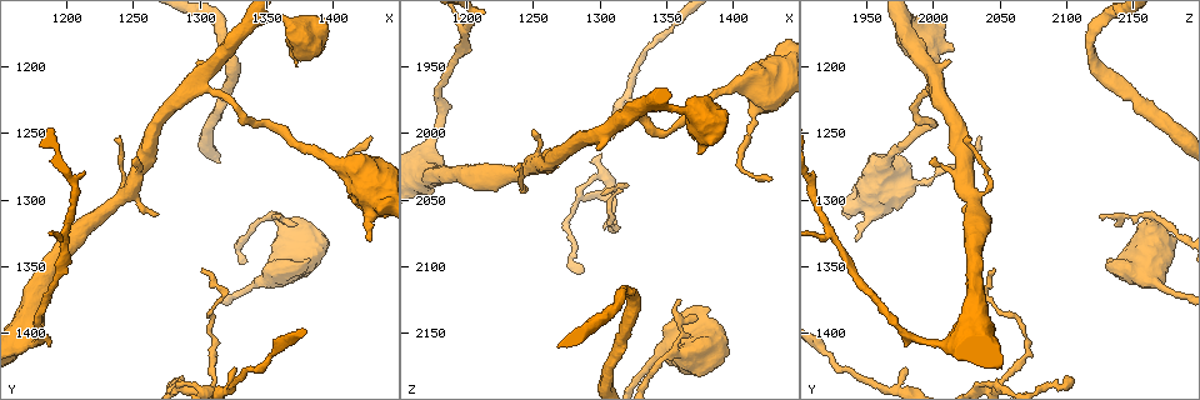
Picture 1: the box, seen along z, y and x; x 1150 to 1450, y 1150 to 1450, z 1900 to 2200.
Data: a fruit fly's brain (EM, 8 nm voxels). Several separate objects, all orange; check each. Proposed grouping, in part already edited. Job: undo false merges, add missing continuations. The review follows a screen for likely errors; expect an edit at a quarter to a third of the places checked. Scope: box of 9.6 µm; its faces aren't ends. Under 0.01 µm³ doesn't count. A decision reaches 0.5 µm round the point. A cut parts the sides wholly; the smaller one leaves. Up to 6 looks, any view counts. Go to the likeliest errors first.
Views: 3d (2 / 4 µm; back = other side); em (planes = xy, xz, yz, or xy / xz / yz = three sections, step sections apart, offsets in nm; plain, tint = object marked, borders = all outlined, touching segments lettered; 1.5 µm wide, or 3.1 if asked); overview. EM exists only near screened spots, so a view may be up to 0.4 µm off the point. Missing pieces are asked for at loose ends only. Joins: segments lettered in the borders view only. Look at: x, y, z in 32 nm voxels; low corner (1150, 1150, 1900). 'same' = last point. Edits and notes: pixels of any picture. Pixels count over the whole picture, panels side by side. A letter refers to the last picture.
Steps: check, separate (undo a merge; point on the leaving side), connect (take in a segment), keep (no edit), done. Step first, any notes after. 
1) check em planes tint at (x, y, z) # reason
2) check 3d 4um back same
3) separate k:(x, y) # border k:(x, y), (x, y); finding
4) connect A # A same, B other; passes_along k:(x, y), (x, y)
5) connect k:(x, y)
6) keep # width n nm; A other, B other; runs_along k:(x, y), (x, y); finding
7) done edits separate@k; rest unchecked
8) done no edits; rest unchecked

check em planes borders at (1428, 1330, 1942) # thin end

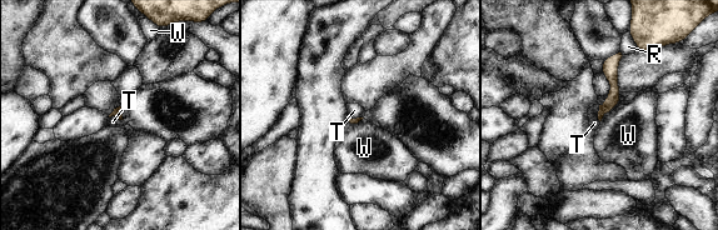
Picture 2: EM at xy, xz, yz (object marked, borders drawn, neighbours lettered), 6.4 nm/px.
connect T # R other, T same, W other; the cell continues

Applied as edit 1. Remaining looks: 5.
check 3d 2um at (1328, 1428, 1980) # free end

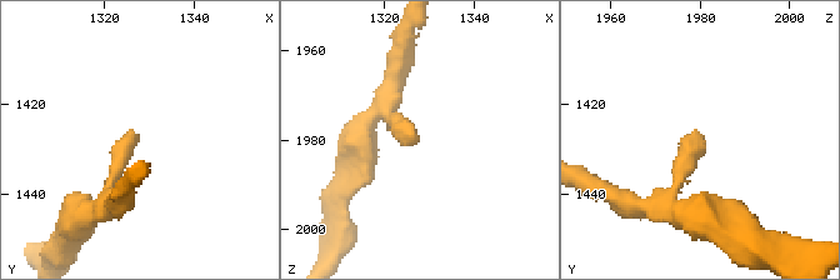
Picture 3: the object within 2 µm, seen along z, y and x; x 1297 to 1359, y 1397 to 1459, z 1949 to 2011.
check em planes borders at (1326, 1425, 1978)

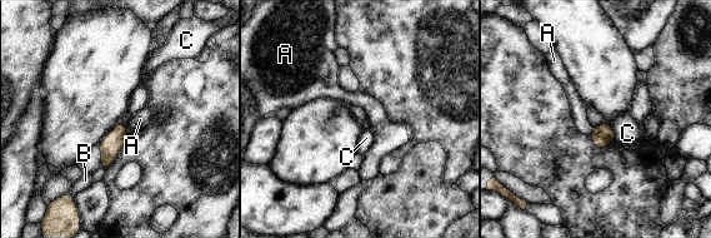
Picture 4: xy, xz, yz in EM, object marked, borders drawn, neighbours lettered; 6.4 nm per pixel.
keep # width 120 nm; A other, B other, C other; border 4:(125, 125), (129, 133); none of them fits

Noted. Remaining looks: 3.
check 3d 4um back at (1354, 1316, 2166)

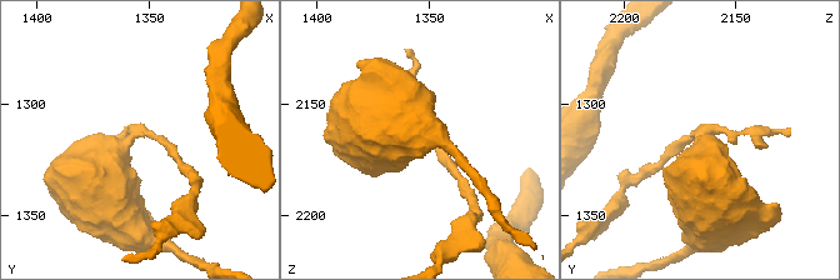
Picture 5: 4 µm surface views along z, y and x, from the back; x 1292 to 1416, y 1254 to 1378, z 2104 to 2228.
check em planes borders at (1356, 1314, 2165)

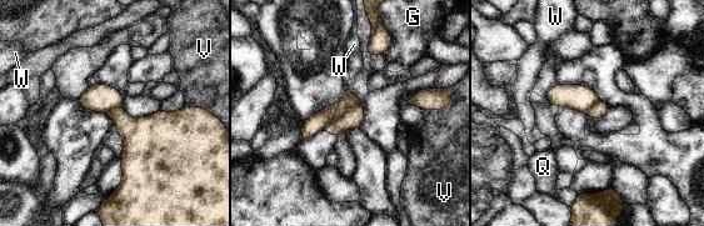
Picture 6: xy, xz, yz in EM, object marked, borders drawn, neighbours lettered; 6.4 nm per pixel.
separate 6:(324, 117) # G other, Q other, V other, W other; part_leaving 6:(353, 96), (304, 135); a second cell is stuck on

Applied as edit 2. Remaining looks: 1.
done edits connect@2, separate@6; rest unchecked

